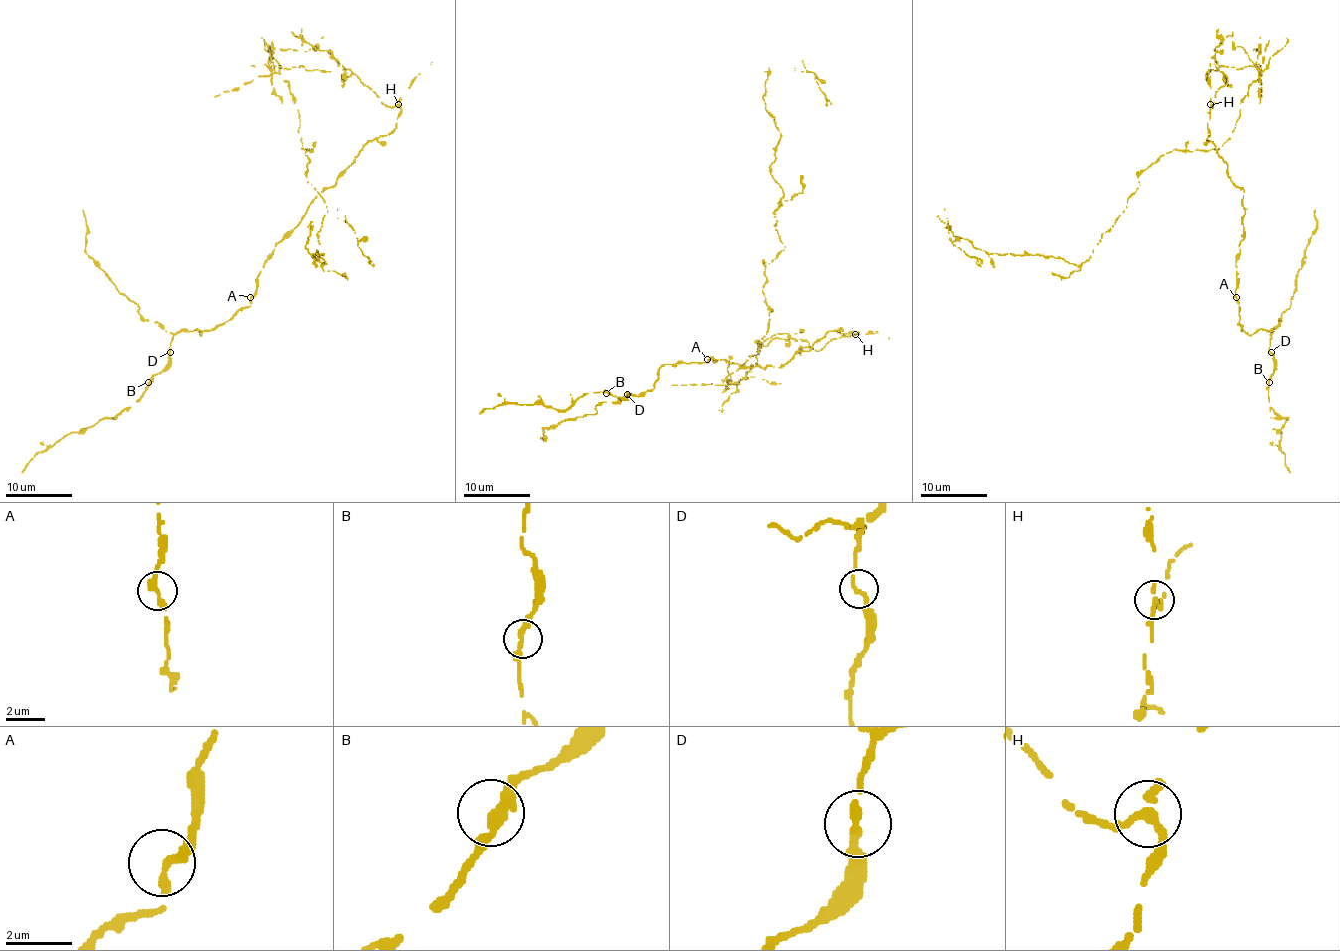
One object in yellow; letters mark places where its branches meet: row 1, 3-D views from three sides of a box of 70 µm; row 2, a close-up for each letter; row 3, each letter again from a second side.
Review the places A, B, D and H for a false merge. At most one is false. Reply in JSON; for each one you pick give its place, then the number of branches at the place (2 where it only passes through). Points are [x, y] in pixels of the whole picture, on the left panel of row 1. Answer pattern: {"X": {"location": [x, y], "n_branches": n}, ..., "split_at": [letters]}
{"H": {"location": [398, 104], "n_branches": 2}, "split_at": ["H"]}

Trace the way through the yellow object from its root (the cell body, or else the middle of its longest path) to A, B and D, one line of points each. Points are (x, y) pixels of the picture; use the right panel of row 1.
A: (1209, 72), (1214, 60), (1228, 82), (1209, 108), (1208, 140), (1228, 165), (1231, 182), (1244, 190), (1236, 297)
B: (1209, 72), (1214, 60), (1228, 82), (1208, 140), (1244, 190), (1239, 324), (1273, 332), (1269, 382)
D: (1209, 72), (1214, 60), (1228, 82), (1208, 140), (1244, 190), (1239, 324), (1249, 335), (1271, 330), (1271, 352)

